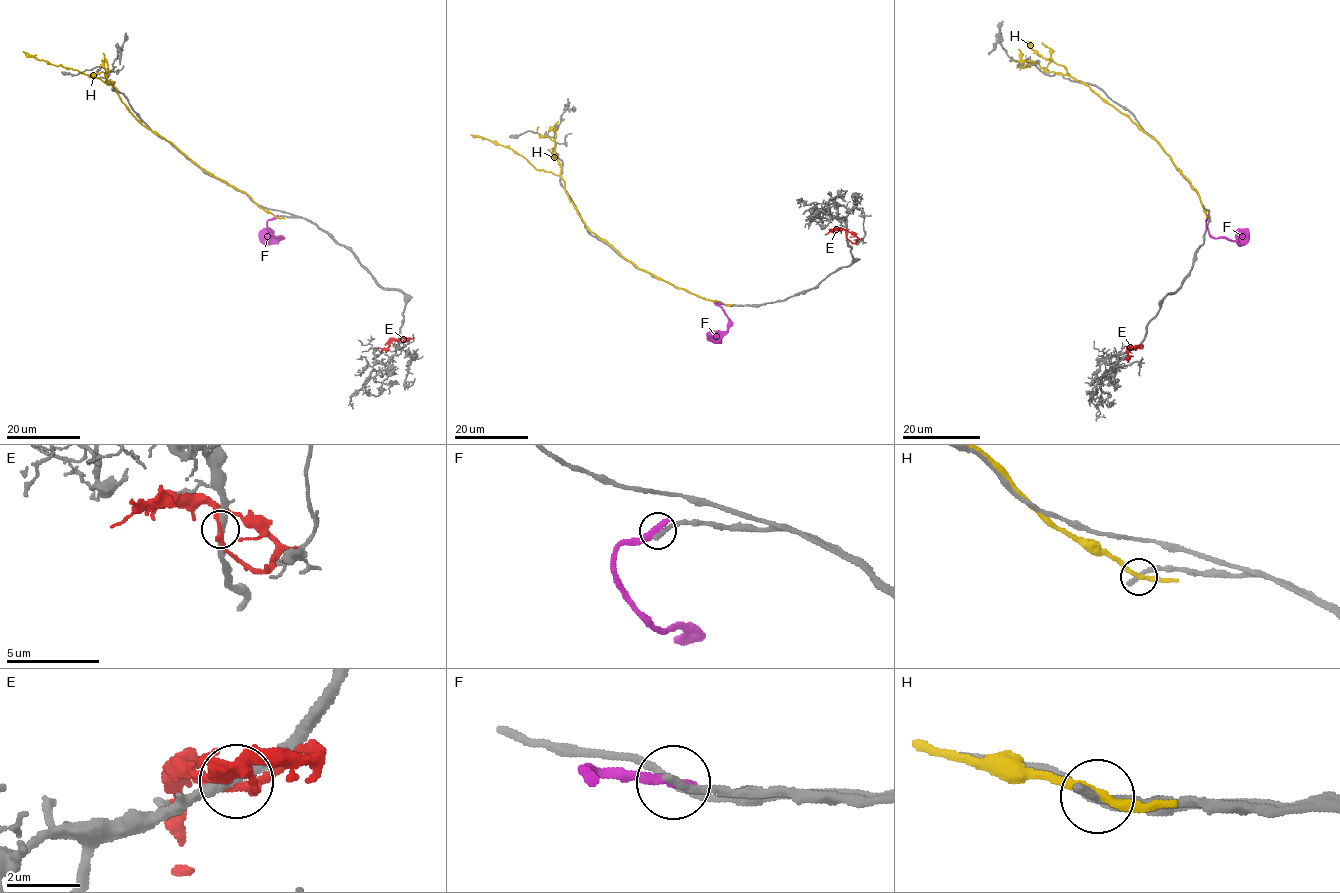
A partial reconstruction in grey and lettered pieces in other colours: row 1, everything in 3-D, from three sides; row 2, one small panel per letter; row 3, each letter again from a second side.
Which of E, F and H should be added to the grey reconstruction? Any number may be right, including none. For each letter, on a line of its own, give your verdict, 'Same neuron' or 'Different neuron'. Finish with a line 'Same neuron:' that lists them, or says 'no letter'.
E: Different neuron
F: Different neuron
H: Different neuron
Same neuron: no letter

